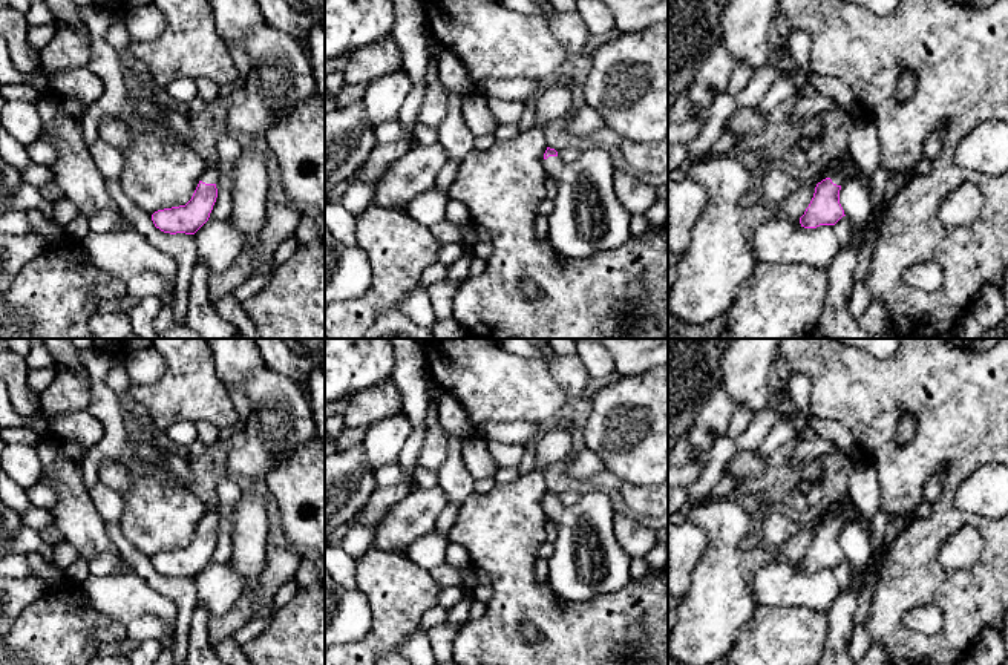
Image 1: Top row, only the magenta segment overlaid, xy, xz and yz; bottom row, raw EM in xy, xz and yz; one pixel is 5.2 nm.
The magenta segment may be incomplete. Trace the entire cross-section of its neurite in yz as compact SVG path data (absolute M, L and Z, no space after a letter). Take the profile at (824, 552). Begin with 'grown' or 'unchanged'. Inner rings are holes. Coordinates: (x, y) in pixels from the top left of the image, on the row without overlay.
grown; M835 515L830 521L817 527L813 541L800 561L804 572L817 572L820 568L835 568L844 558L839 547L839 533L846 526L844 515Z

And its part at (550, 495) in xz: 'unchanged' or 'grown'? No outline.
grown

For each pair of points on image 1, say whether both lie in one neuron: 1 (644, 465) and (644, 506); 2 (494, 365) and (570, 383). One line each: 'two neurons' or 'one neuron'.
1: two neurons
2: two neurons

